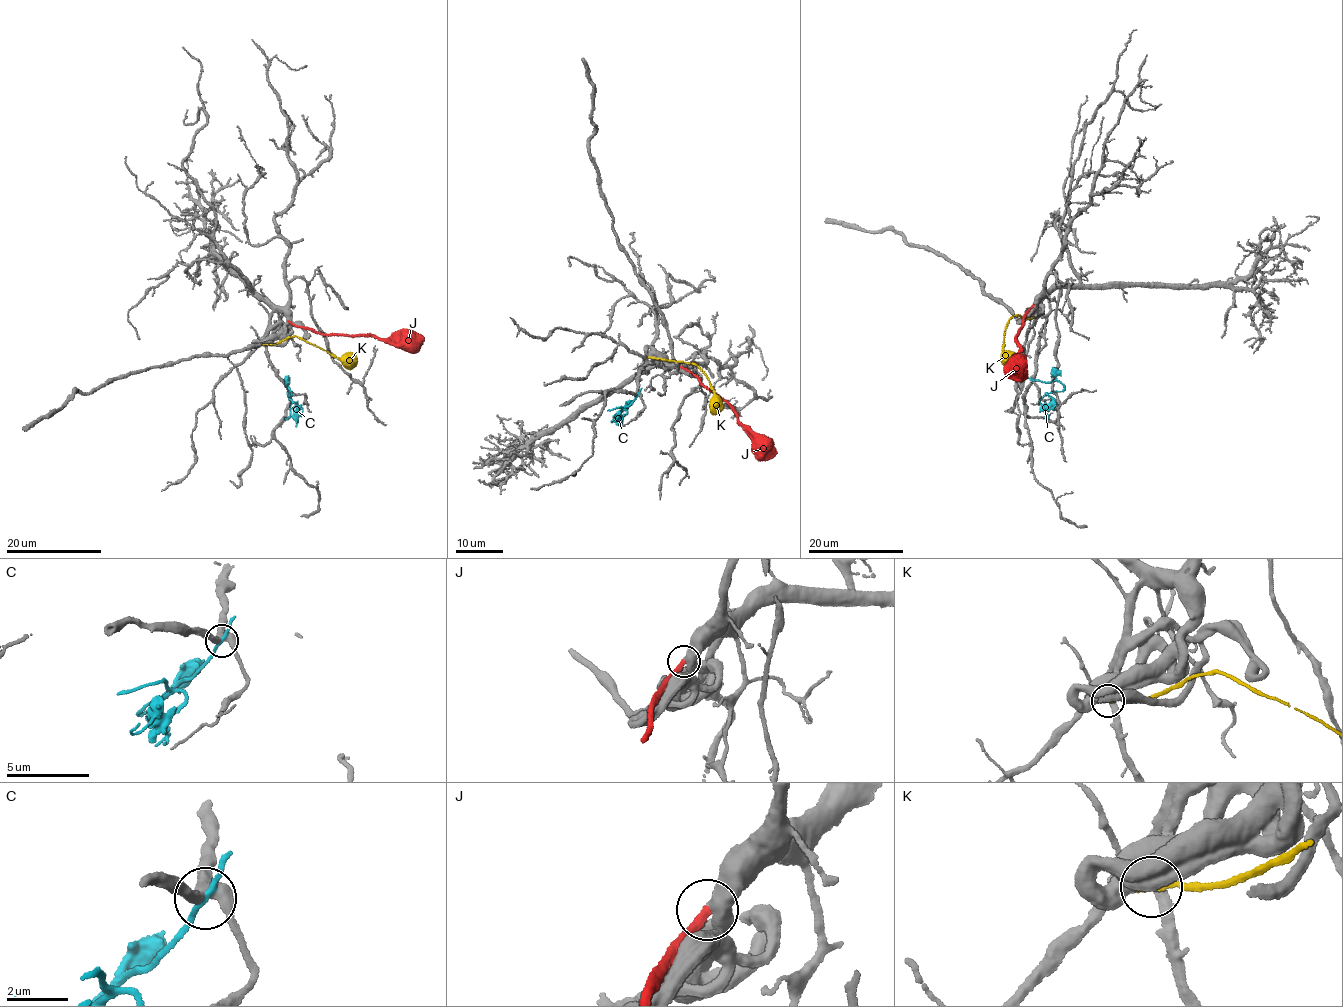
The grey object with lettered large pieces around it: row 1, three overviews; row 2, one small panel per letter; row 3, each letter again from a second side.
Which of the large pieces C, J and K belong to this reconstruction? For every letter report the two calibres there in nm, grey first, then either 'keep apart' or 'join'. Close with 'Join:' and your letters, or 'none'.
C: 420 nm thick on the grey side, 170 nm on the other; keep apart
J: 420 nm thick on the grey side, 320 nm on the other; join
K: 480 nm thick on the grey side, 240 nm on the other; keep apart
Join: J

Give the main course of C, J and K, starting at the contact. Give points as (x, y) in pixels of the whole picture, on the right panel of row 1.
C: (1032, 379), (1063, 385), (1061, 391), (1046, 393), (1051, 406), (1044, 411), (1049, 416), (1043, 417)
J: (1033, 305), (1023, 315), (1015, 337), (1023, 363), (1013, 368)
K: (1032, 317), (1026, 320), (1015, 315), (1005, 327), (1003, 349), (1012, 365)

